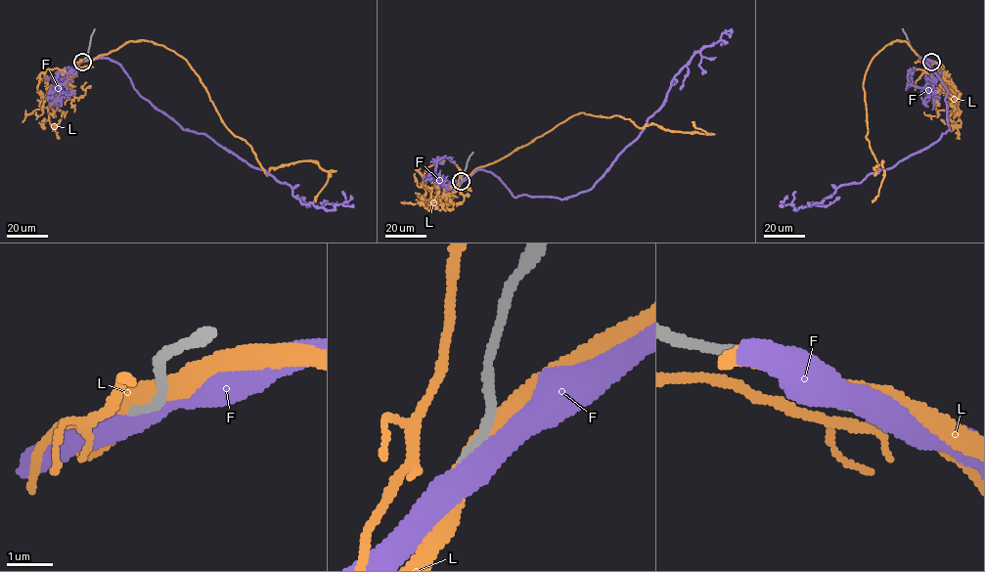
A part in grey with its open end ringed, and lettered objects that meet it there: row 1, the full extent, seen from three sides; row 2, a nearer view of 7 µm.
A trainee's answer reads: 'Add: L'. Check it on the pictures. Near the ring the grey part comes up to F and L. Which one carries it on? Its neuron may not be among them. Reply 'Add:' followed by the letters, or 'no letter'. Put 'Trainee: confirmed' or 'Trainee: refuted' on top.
Trainee: confirmed
Add: L

